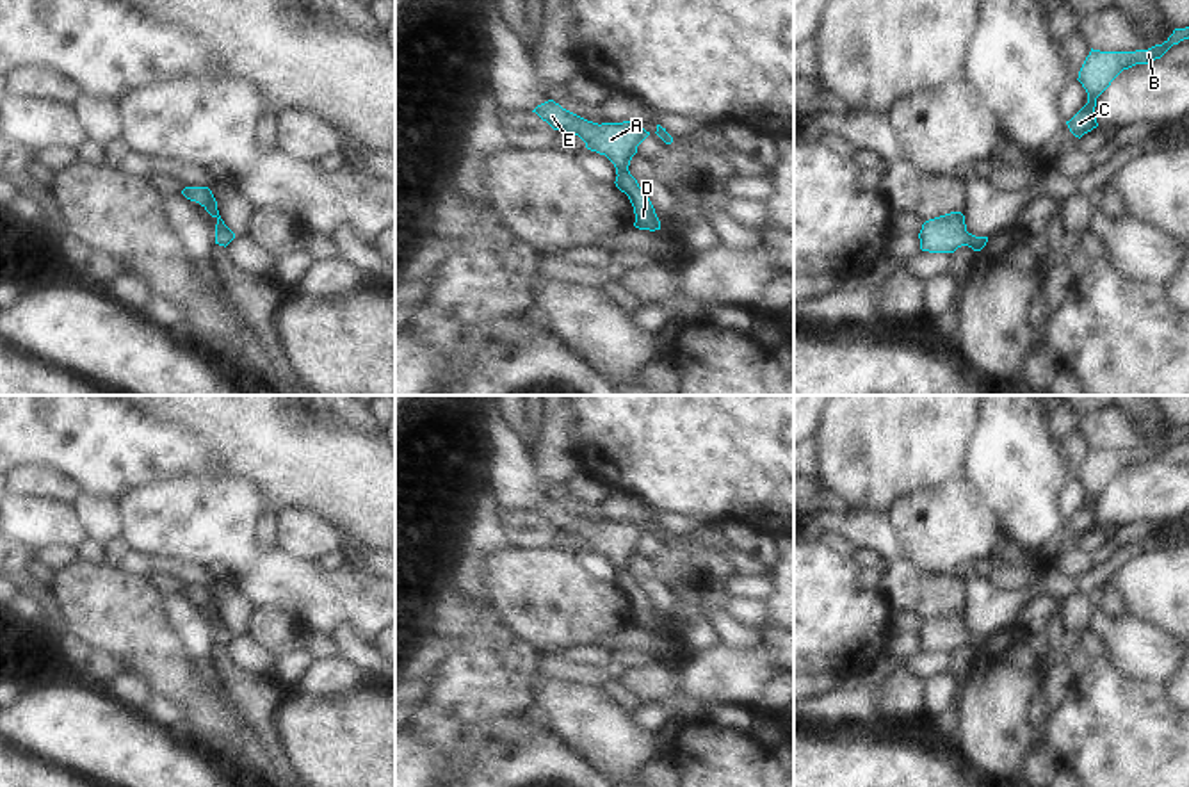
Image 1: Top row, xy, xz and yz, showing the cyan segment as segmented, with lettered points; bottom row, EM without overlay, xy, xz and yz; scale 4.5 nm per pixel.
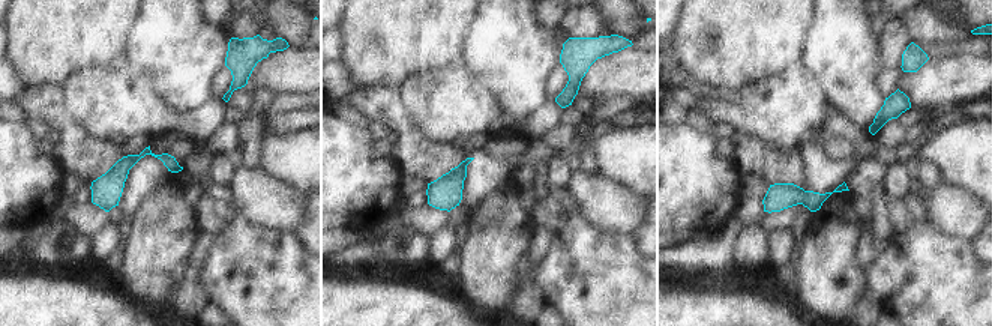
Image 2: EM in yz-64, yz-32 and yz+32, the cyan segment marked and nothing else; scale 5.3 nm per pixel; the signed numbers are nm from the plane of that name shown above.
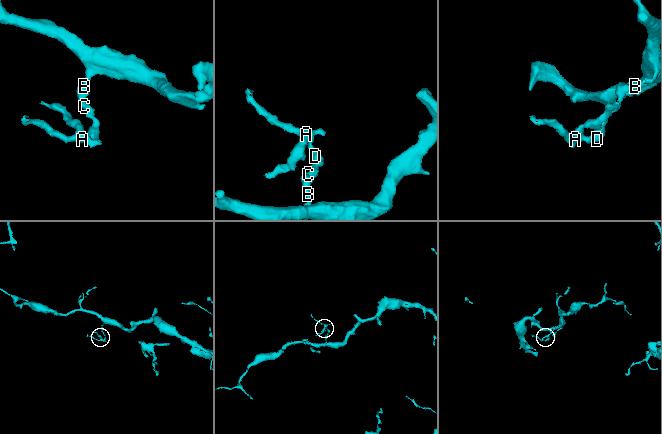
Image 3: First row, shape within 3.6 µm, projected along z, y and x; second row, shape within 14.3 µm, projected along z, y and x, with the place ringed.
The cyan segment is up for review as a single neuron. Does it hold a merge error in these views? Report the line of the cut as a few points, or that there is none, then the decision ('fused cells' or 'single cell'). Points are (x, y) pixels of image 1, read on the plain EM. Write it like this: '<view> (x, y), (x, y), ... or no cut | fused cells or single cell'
no cut | single cell

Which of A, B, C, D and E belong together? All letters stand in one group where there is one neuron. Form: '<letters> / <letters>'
A B C D E

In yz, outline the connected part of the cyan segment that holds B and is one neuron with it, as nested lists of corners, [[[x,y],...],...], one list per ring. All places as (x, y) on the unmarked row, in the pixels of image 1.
[[[1189,426],[1175,427],[1162,443],[1155,443],[1148,449],[1100,450],[1091,447],[1077,477],[1088,491],[1088,502],[1070,520],[1066,520],[1070,531],[1080,538],[1084,532],[1098,525],[1095,516],[1096,497],[1123,468],[1136,463],[1153,461],[1184,438],[1189,438]]]

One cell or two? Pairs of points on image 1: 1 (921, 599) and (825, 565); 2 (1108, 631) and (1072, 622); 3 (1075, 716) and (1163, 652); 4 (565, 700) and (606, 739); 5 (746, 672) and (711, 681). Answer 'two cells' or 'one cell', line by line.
1: two cells
2: two cells
3: two cells
4: one cell
5: one cell

